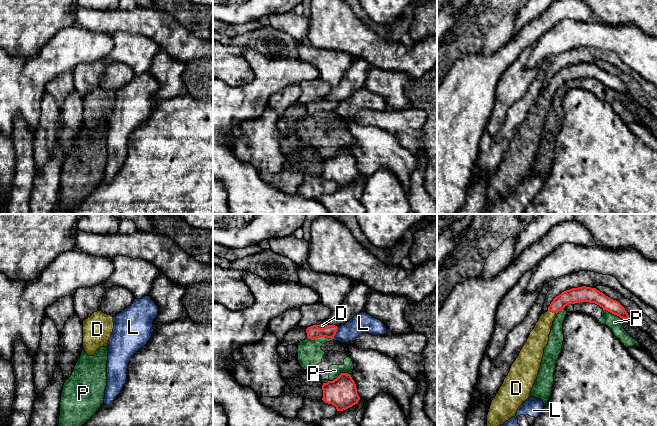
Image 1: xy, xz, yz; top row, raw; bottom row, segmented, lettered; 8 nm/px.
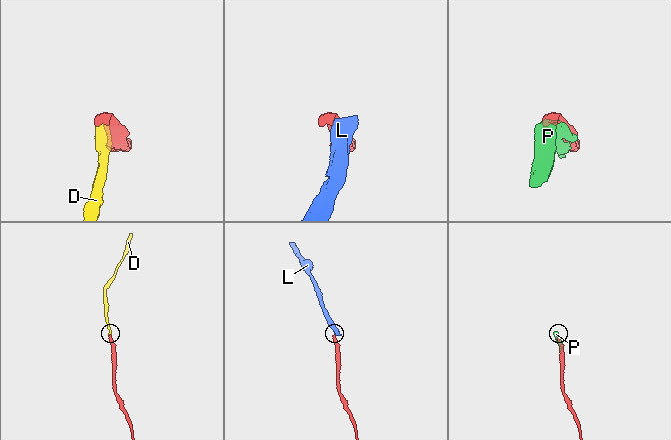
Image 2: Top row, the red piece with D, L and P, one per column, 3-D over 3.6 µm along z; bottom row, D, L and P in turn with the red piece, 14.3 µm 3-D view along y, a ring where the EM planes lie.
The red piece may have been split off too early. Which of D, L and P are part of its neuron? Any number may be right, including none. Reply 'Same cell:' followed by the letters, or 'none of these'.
Same cell: D

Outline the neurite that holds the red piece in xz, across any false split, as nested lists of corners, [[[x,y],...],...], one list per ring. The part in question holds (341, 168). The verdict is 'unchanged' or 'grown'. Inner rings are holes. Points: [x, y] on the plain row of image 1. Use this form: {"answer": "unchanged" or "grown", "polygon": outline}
{"answer": "unchanged", "polygon": [[[341,149],[333,157],[323,159],[322,166],[322,176],[325,179],[334,181],[337,187],[346,186],[360,176],[356,160],[348,149]]]}

